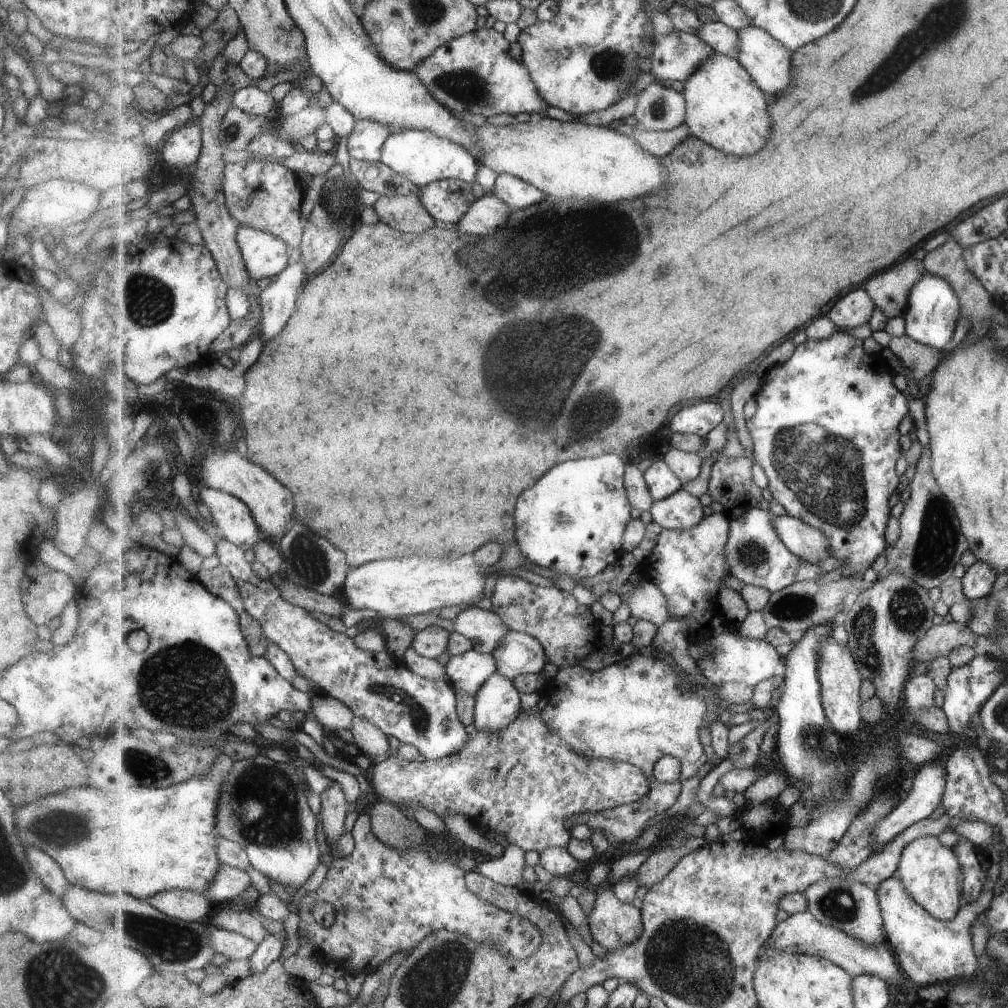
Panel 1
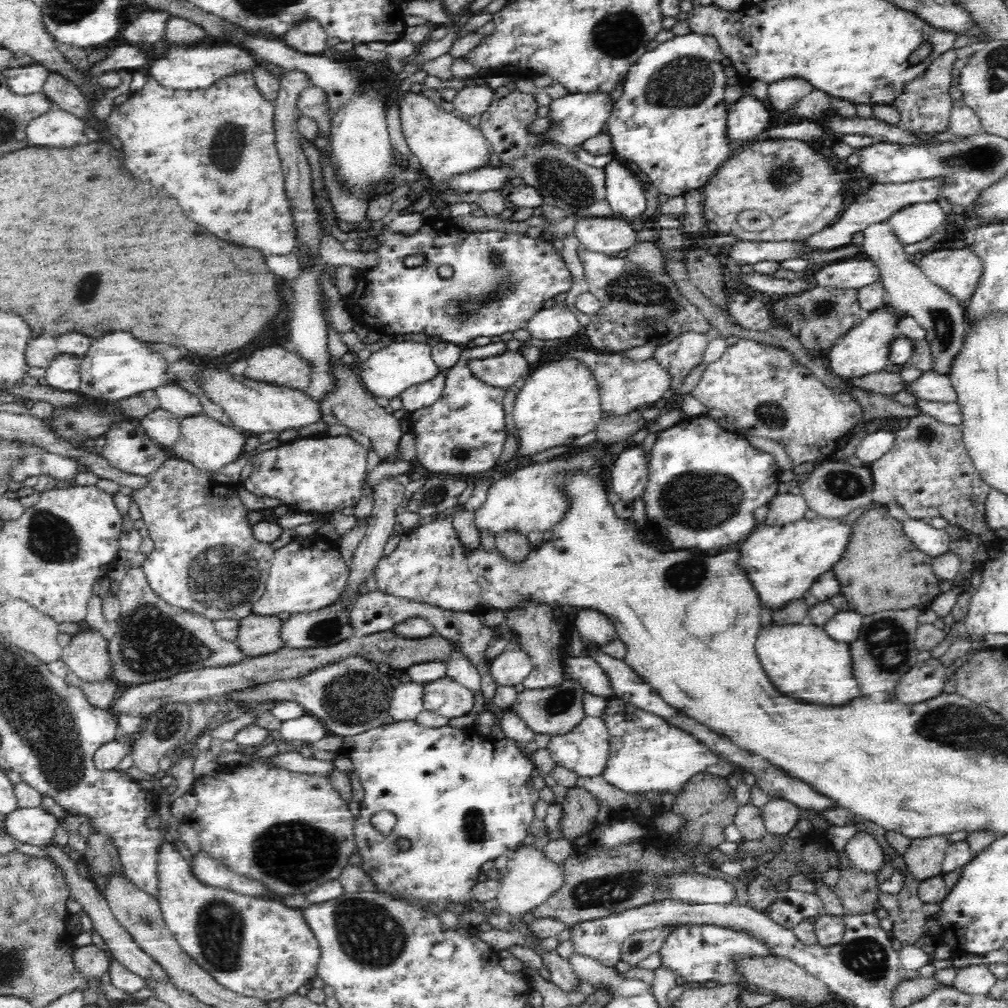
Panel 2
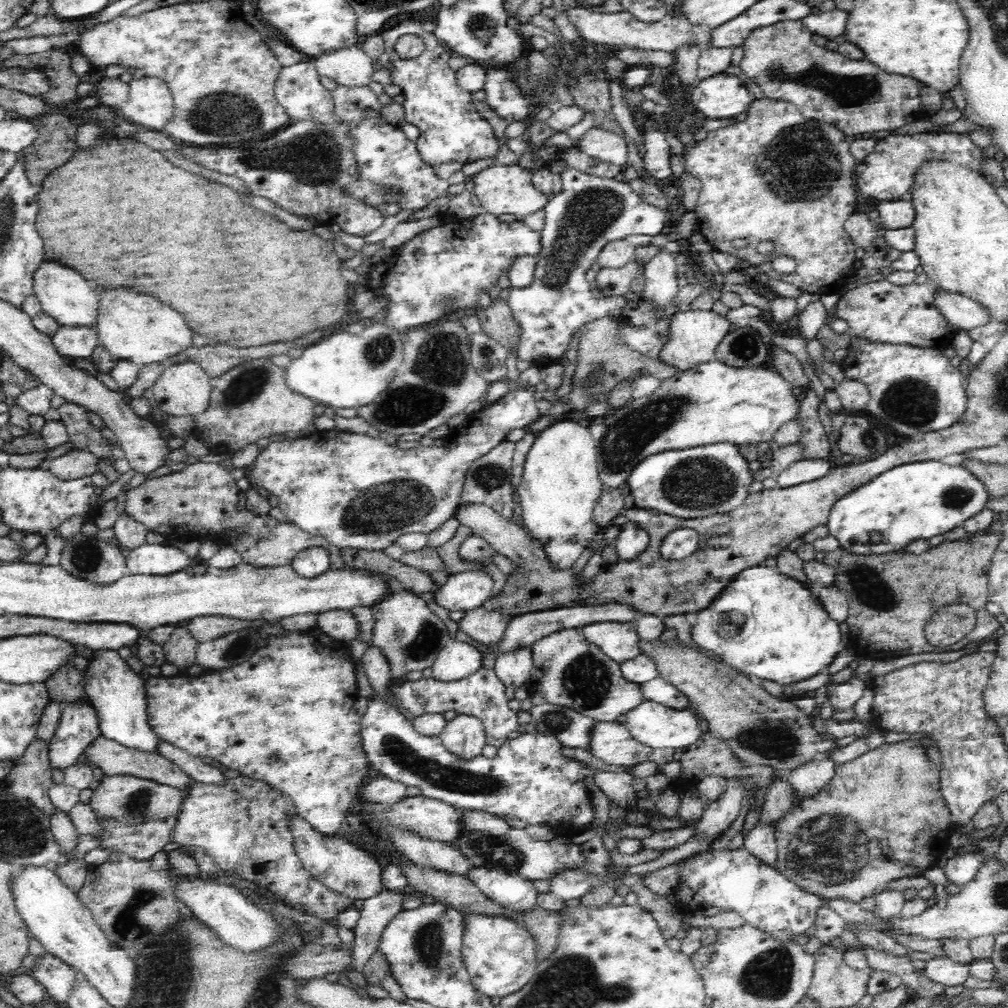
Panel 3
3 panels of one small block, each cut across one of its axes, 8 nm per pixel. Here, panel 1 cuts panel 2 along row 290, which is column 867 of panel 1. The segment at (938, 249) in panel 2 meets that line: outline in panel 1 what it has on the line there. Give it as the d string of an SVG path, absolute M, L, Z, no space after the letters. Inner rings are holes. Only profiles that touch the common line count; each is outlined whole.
M810 911L804 913L792 914L787 920L781 921L773 932L772 937L765 946L777 948L779 951L787 951L791 953L803 953L806 955L817 955L826 958L844 967L855 977L861 975L877 975L884 978L889 984L894 984L901 988L905 995L905 1000L909 1000L909 1004L916 1004L919 997L916 995L917 988L910 985L909 980L903 976L902 967L899 962L895 962L889 946L885 944L887 940L877 945L869 945L863 943L860 939L856 939L845 931L836 929L831 925L820 923Z

